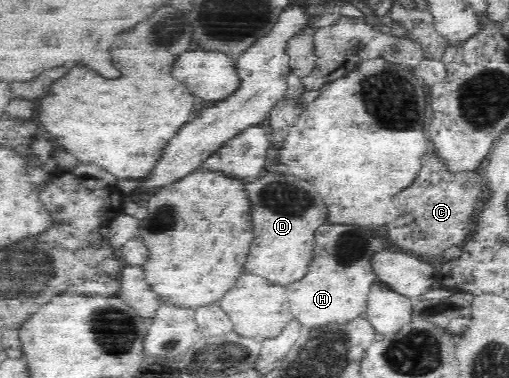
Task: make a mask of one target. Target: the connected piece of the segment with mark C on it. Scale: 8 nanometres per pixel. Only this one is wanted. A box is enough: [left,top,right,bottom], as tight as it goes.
[386,153,488,257]

